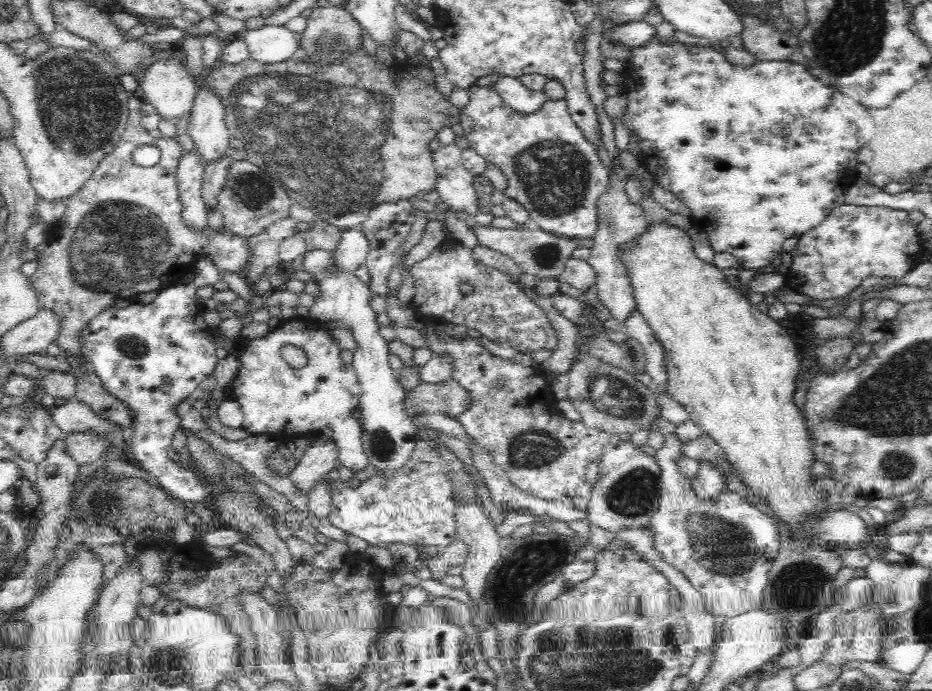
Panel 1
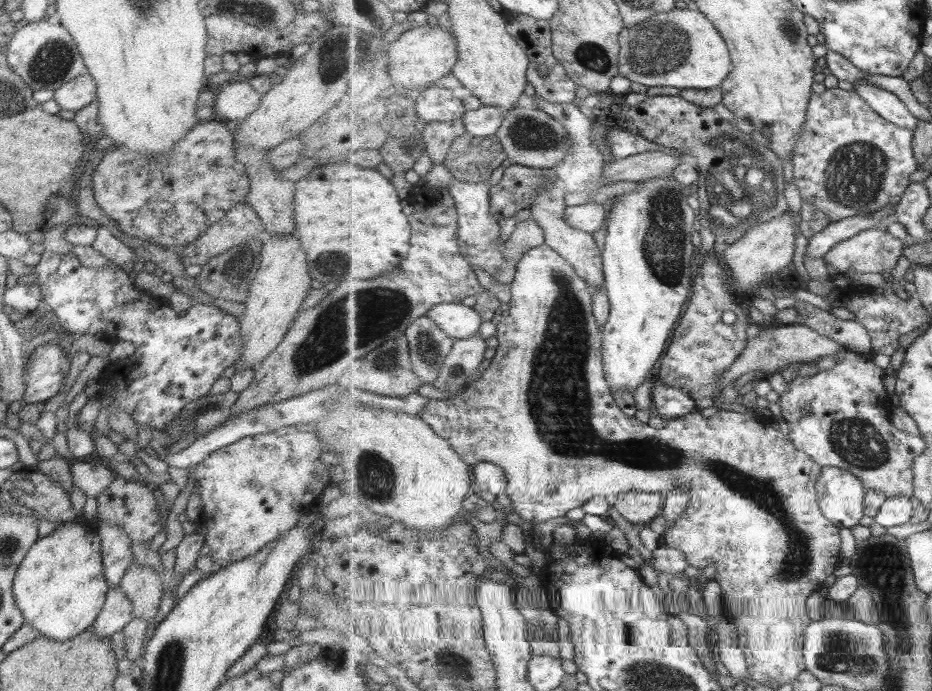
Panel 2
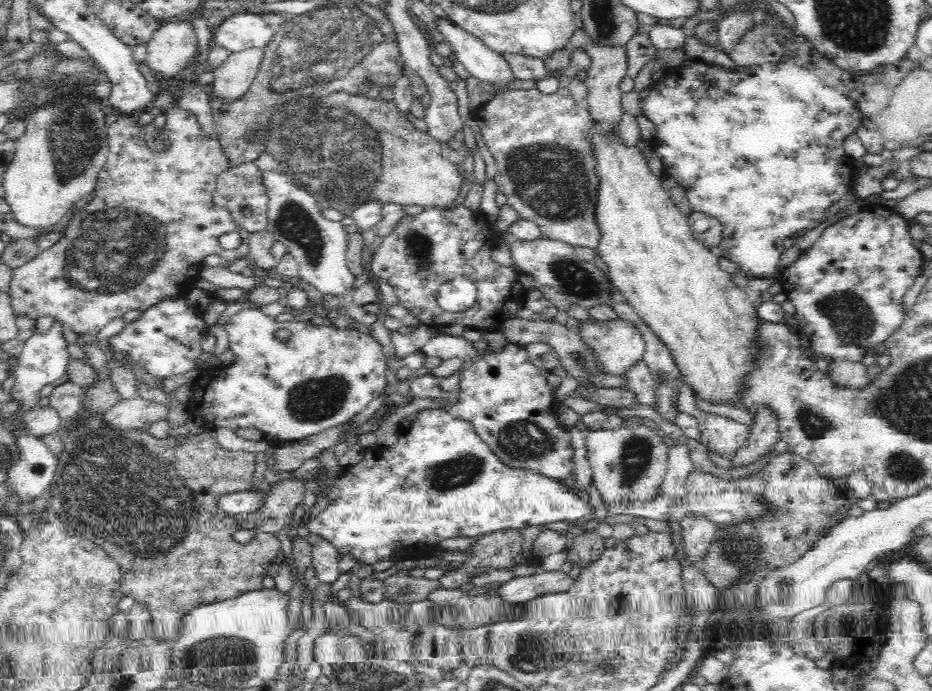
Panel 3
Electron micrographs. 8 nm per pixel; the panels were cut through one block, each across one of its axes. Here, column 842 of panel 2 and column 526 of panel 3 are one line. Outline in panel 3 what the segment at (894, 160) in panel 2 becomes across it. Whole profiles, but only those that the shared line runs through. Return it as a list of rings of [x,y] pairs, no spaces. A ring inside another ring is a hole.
[[[535,86],[534,88],[528,88],[528,90],[520,89],[506,90],[506,92],[501,93],[497,92],[494,98],[486,101],[472,111],[471,118],[476,120],[482,139],[490,153],[492,153],[494,162],[496,162],[495,182],[499,187],[499,191],[506,195],[508,198],[508,205],[513,207],[516,212],[520,214],[520,219],[535,223],[540,228],[541,235],[544,239],[557,240],[558,242],[563,242],[574,248],[588,247],[594,249],[594,260],[592,260],[592,263],[598,265],[601,270],[604,270],[608,274],[608,267],[601,262],[598,258],[597,251],[595,250],[601,235],[598,227],[596,227],[596,221],[594,221],[594,216],[596,216],[596,194],[598,194],[596,193],[596,188],[598,188],[598,179],[596,179],[596,175],[594,175],[594,160],[596,159],[592,159],[592,151],[590,151],[590,143],[588,143],[591,113],[588,111],[587,107],[577,103],[566,87],[560,86],[559,90],[556,90],[556,92],[544,94],[544,92],[540,92]]]

